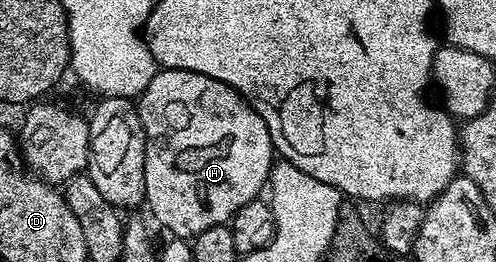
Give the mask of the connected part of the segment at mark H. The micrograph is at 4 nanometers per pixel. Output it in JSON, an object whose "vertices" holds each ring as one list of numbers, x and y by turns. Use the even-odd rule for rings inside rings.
{"vertices":[[160,68,157,69,154,80,150,80,147,90,140,95,138,109,144,129,144,143,146,144,146,152,144,153,144,202,146,206,152,209,153,216,172,233,169,235,180,240,191,240,196,235,206,232,206,228,231,223,232,217,238,212,238,208,242,208,242,204,248,204,261,197,262,191,260,189,265,189,268,176,271,174,274,165,272,137,262,120,262,116,258,116,258,112,254,112,251,104,237,90,222,84,222,80,214,80,210,76,202,76,198,72]]}

